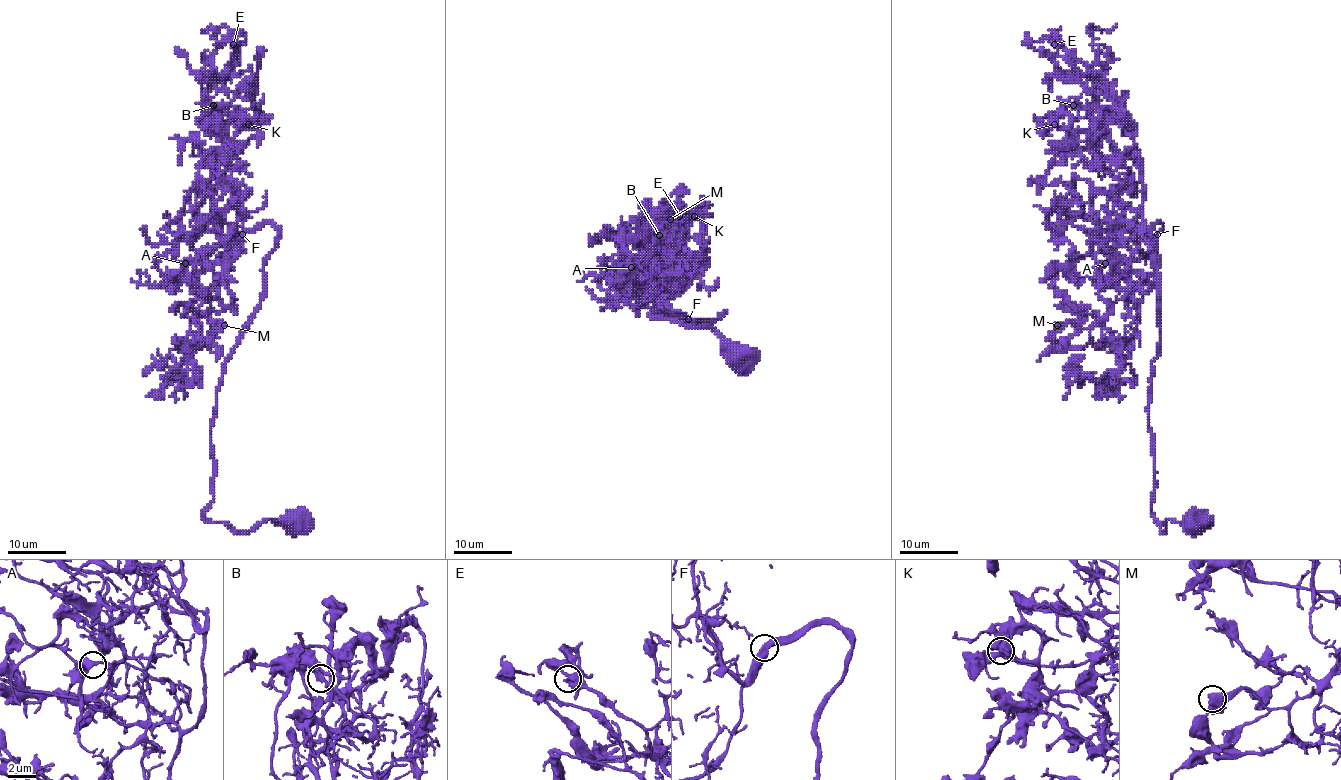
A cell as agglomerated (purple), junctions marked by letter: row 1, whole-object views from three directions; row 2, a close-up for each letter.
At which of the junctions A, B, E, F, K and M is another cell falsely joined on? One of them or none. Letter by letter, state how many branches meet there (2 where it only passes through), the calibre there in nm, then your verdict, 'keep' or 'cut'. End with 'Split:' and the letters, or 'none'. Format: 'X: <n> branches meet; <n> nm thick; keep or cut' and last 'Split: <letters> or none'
A: 2 branches meet; 420 nm thick; keep
B: 2 branches meet; 400 nm thick; keep
E: 2 branches meet; 420 nm thick; keep
F: 2 branches meet; 440 nm thick; keep
K: 2 branches meet; 500 nm thick; keep
M: 2 branches meet; 480 nm thick; keep
Split: none

